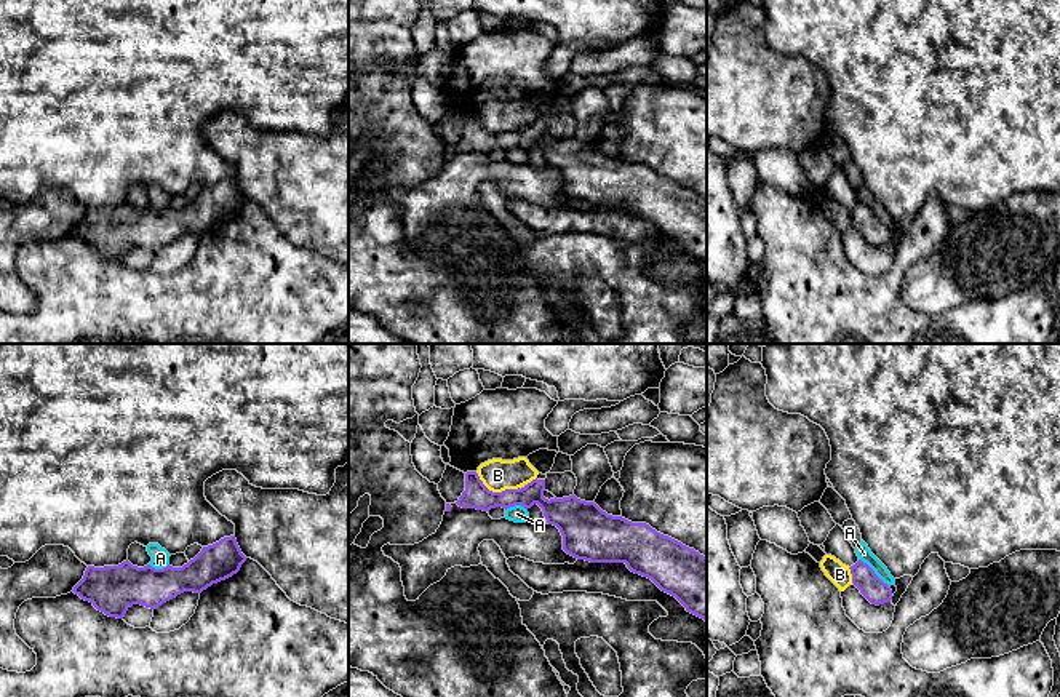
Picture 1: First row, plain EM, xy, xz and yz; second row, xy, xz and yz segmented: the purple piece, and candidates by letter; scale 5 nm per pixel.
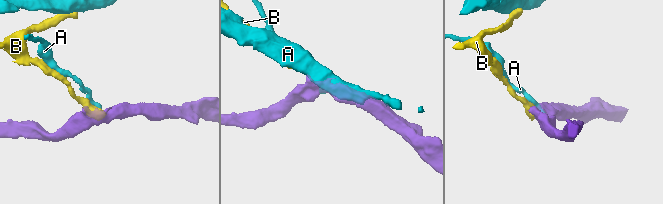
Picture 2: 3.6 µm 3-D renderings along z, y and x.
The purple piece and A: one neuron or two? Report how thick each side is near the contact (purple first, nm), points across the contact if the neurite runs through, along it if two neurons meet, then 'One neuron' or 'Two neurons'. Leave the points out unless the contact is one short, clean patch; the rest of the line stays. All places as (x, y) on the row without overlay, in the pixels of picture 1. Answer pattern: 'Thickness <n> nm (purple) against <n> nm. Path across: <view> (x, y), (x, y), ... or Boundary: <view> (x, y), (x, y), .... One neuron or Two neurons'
Thickness 120 nm (purple) against 70 nm. Boundary: yz (859, 200), (889, 229). Two neurons

